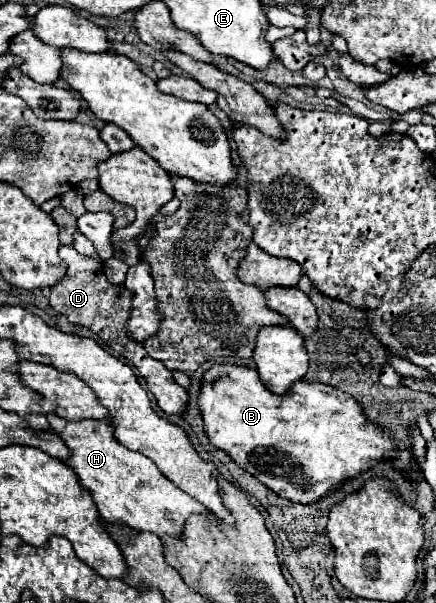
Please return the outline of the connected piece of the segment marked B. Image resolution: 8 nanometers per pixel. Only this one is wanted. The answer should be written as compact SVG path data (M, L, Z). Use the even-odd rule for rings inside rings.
M220 364L220 366L212 366L202 376L198 408L204 418L204 434L208 436L210 444L224 450L240 468L244 468L248 474L252 474L262 484L266 484L272 492L292 502L302 502L302 504L314 502L326 496L338 484L342 484L344 478L350 478L362 470L368 470L376 460L392 458L400 468L408 466L412 460L410 452L398 452L388 432L372 424L362 414L360 404L352 396L344 394L338 388L318 384L318 382L298 380L284 396L280 396L270 392L260 382L254 368Z

